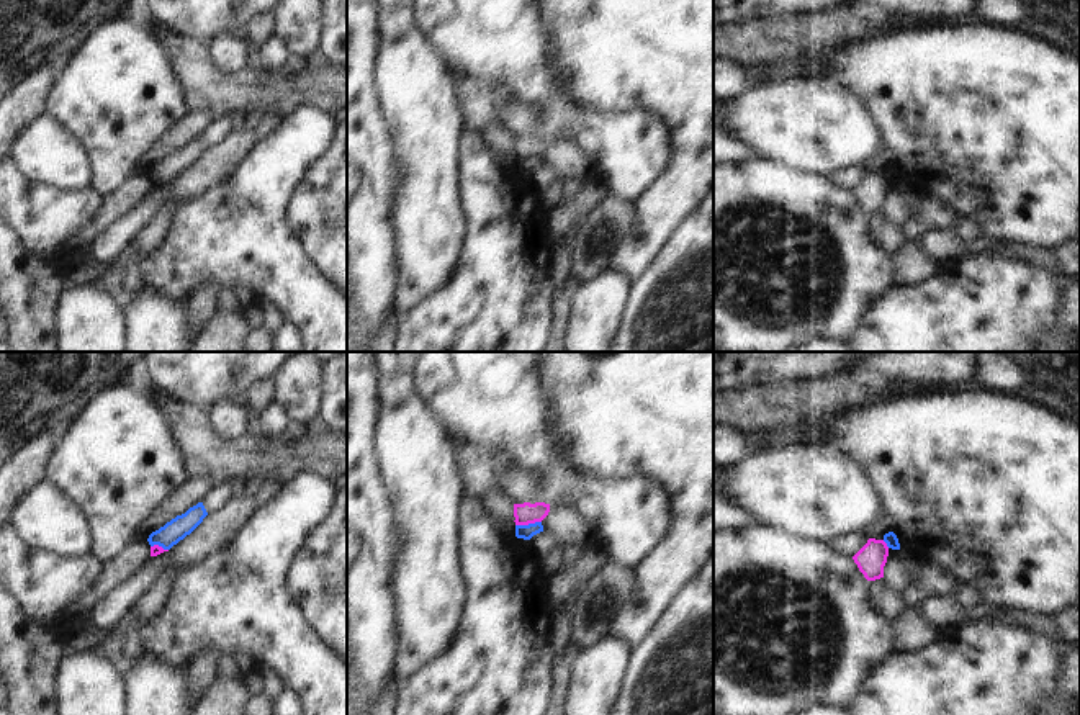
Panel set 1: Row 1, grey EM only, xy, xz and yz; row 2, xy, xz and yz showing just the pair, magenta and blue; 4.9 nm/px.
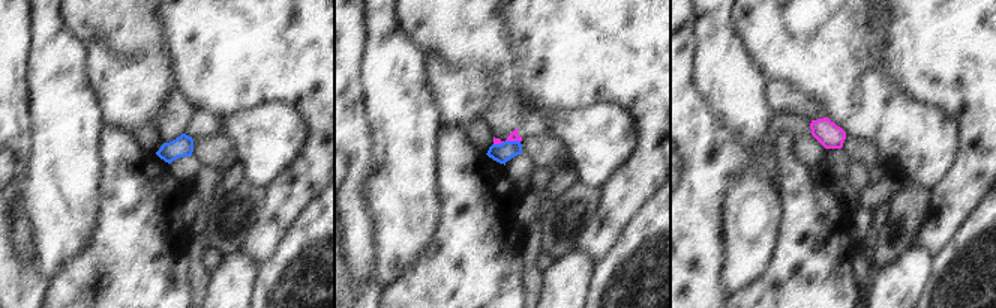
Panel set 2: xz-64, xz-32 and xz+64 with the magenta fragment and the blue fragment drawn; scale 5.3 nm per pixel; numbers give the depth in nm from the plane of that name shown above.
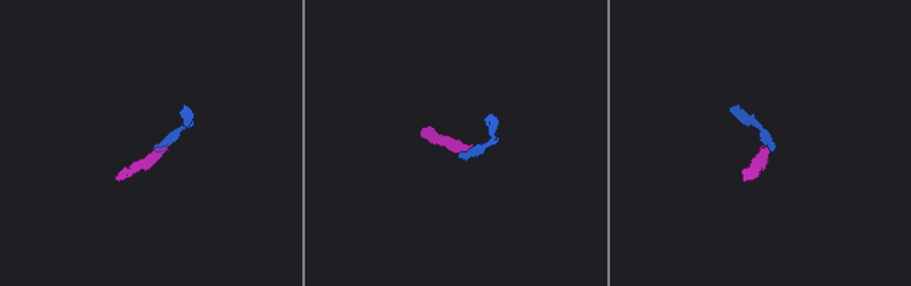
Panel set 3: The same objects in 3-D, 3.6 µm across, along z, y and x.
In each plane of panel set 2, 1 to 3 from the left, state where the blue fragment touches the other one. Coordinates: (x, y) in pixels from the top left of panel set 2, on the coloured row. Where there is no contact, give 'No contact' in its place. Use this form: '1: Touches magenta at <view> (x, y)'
1: No contact
2: Touches magenta at xz-32 (506, 140)
3: No contact

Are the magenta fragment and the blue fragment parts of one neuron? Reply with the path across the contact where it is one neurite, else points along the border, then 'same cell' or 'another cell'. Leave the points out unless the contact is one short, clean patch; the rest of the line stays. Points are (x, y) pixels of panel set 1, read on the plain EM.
along xz (540, 154), (516, 159) | another cell

